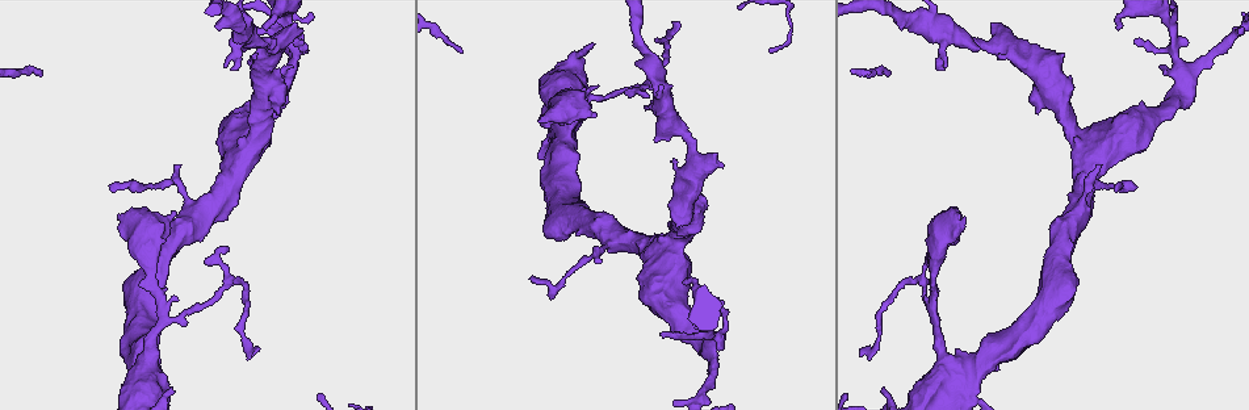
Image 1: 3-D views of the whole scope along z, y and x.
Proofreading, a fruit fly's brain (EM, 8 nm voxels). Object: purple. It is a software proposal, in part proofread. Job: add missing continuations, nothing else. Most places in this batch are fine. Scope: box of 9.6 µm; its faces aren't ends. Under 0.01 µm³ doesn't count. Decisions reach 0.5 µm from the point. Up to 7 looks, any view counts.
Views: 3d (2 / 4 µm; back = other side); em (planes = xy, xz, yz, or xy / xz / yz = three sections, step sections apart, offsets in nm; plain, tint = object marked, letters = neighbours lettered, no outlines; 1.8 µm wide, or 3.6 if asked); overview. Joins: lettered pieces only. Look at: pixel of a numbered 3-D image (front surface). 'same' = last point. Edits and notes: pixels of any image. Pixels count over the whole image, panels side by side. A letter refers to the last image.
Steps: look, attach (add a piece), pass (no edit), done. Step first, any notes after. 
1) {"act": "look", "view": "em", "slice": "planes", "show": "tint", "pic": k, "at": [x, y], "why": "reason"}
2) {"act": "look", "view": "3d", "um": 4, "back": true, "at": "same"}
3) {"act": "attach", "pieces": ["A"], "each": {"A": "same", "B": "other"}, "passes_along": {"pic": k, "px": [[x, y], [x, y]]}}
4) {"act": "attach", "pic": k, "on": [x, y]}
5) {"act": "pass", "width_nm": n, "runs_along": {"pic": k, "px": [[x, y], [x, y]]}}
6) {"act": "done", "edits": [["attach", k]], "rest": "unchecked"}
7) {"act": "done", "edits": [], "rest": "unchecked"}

{"act": "look", "view": "3d", "um": 4, "back": true, "pic": 1, "at": [1121, 26], "why": "stops while still wide"}

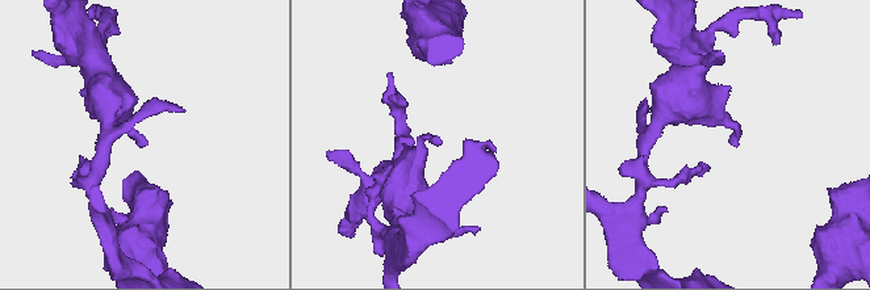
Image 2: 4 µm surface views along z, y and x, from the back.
{"act": "look", "view": "em", "slice": "planes", "show": "letters", "pic": 2, "at": [732, 143]}

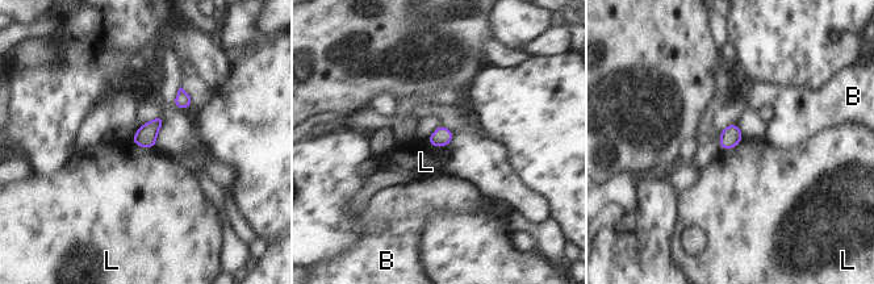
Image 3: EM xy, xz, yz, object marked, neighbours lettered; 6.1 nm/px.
{"act": "pass", "each": {"B": "other", "L": "other"}, "found": "none of them fits"}

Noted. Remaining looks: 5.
{"act": "look", "view": "em", "slice": "yz", "step": 4, "show": "letters", "pic": 1, "at": [998, 57], "why": "branch stops here"}

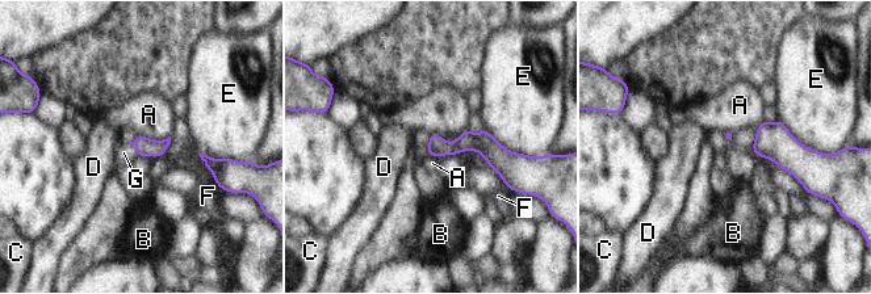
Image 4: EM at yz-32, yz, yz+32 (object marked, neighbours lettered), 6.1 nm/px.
{"act": "attach", "pieces": ["G"], "each": {"A": "other", "B": "other", "C": "other", "D": "other", "E": "other", "F": "other", "G": "same"}, "passes_along": {"pic": 4, "px": [[145, 147], [137, 147], [124, 152]]}, "found": "the neuron continues"}

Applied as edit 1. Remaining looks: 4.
{"act": "done", "edits": [["attach", 4]], "rest": "unchecked"}

